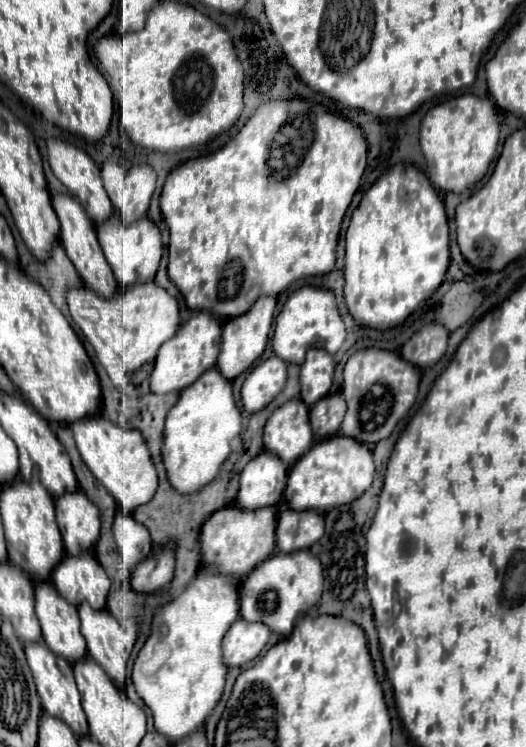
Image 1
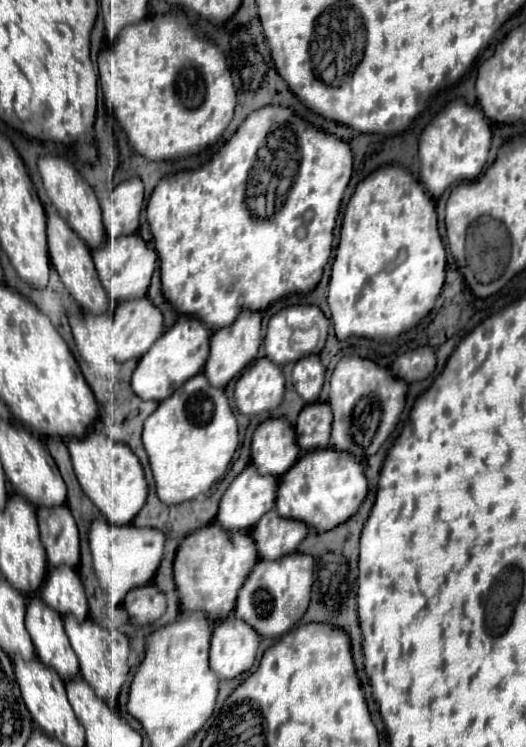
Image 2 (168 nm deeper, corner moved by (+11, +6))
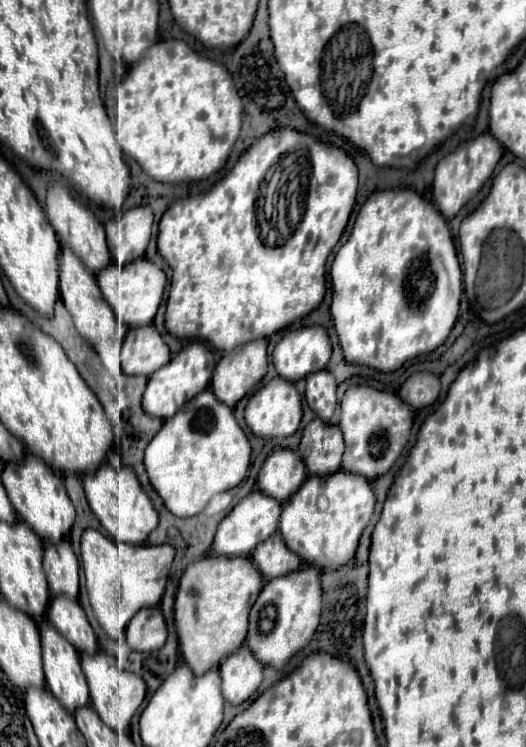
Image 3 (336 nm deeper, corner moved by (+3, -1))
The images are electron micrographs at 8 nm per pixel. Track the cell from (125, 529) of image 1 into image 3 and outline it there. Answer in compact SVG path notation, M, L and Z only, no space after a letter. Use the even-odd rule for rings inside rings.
M97 529L83 533L81 567L87 579L89 601L99 625L111 639L119 641L125 637L125 625L141 607L155 607L161 601L173 557L173 545L117 545Z

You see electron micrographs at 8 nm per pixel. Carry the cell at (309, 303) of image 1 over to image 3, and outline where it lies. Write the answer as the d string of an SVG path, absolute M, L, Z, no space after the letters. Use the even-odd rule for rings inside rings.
M301 327L285 335L273 349L273 365L277 375L297 381L313 371L327 367L333 347L329 335L321 327Z

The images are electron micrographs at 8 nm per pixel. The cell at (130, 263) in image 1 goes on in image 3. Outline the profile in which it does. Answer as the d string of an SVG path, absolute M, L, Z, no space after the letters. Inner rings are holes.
M141 257L141 259L127 263L125 267L107 265L103 271L97 273L97 283L99 283L101 293L105 295L105 301L111 305L119 323L125 323L127 327L143 327L145 323L153 321L153 317L159 309L167 277L147 257Z

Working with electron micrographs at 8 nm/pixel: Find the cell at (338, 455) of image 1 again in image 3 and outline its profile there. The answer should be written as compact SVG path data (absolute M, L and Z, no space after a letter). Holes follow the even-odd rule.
M335 471L325 477L309 477L289 497L289 501L283 505L283 511L281 511L279 529L281 529L281 535L287 543L287 547L293 553L301 555L303 561L311 561L311 563L317 563L319 567L327 567L327 569L337 569L337 567L341 567L341 563L345 563L345 559L353 559L355 549L359 545L359 537L361 537L363 529L367 527L367 523L373 515L373 509L375 509L375 495L373 495L371 483L363 475Z

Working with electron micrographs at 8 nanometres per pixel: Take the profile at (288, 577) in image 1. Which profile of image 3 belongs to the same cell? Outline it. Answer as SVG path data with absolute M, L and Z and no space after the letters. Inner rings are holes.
M303 567L299 571L275 577L265 583L257 597L257 603L249 613L249 635L245 643L261 663L279 669L311 641L319 625L321 609L323 609L323 589L319 575L313 569Z

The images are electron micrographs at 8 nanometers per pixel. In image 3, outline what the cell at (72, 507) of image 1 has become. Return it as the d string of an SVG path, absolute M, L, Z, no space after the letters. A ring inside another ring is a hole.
M51 541L45 543L43 555L43 569L49 581L51 595L79 595L79 559L73 551L71 541L63 541L61 545L53 545Z

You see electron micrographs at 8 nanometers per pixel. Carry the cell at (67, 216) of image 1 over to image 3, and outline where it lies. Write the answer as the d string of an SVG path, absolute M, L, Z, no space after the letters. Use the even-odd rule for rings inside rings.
M63 247L59 253L59 291L61 291L61 299L63 299L65 307L73 315L77 331L89 343L95 343L97 339L111 339L115 335L115 331L117 331L115 315L113 315L113 309L109 307L109 303L105 303L101 289L97 287L95 273L89 271L69 247Z

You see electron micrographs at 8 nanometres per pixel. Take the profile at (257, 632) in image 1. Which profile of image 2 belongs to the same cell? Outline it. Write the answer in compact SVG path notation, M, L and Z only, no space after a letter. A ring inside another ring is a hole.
M231 614L213 628L209 666L219 680L233 680L253 668L257 646L257 632Z

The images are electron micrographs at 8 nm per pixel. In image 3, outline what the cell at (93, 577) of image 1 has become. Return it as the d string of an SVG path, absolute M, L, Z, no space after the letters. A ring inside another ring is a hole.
M69 595L53 597L47 617L53 623L53 627L57 627L57 631L65 639L69 639L69 643L77 651L87 651L87 653L97 651L97 637L77 599L73 599Z

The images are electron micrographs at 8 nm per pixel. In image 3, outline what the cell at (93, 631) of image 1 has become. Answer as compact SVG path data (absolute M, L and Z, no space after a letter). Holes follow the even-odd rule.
M97 651L95 655L81 653L81 667L89 683L89 693L91 693L91 705L99 713L105 725L109 725L115 731L127 731L131 725L131 717L137 711L137 707L145 699L145 681L135 675L133 671L127 671L119 667L117 659L107 655L105 651Z

